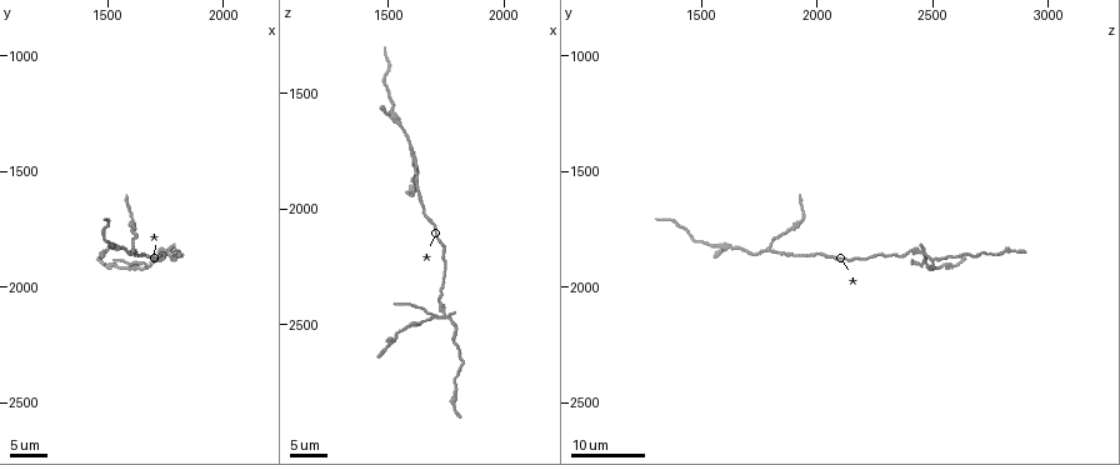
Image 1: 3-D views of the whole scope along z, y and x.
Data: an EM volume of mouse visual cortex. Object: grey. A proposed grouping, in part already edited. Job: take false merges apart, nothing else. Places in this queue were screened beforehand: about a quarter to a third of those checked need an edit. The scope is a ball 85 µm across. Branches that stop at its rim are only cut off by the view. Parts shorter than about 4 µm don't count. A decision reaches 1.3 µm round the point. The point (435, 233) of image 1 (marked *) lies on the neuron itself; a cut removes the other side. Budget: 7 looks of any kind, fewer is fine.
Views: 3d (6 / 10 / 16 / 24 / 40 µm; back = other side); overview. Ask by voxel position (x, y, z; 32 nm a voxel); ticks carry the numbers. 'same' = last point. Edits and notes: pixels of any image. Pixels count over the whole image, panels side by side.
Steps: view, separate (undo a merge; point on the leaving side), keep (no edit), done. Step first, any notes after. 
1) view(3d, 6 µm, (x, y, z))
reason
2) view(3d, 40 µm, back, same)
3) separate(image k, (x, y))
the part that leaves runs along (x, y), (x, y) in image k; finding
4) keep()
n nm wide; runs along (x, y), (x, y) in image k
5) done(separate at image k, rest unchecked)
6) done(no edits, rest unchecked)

view(3d, 16 µm, (1610, 1840, 1790))

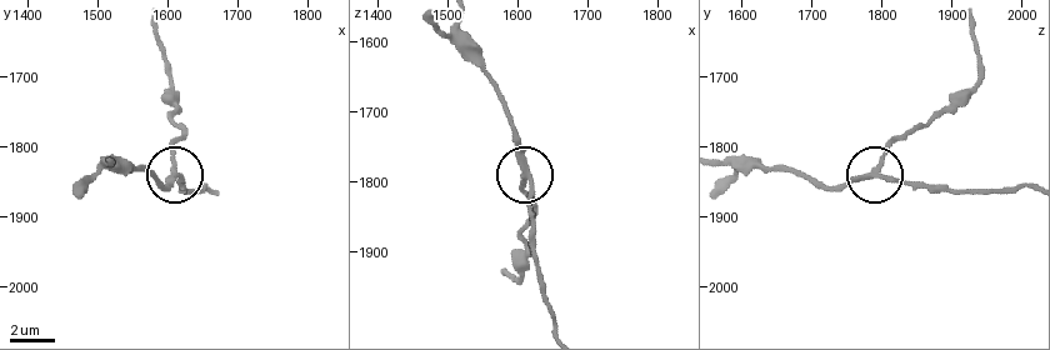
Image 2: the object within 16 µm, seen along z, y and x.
view(3d, 10 µm, (1610, 1835, 1795))

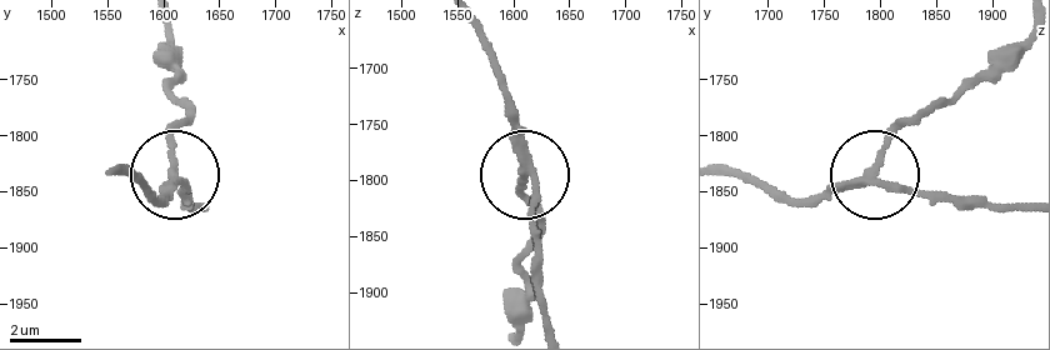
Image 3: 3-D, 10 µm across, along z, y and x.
separate(image 3, (173, 143))
220 nm wide; the part that leaves runs along (170, 181), (188, 119), (170, 89), (170, 24) in image 3; a second neuron is stuck on

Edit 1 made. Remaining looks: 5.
view(overview)
redraw

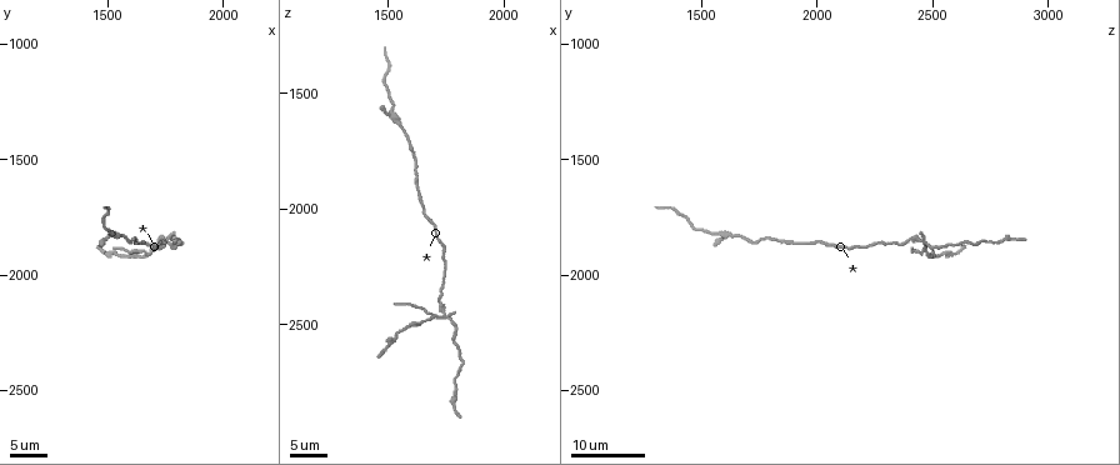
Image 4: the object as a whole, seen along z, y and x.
view(3d, 24 µm, (1510, 1830, 1550))
thick turns thin

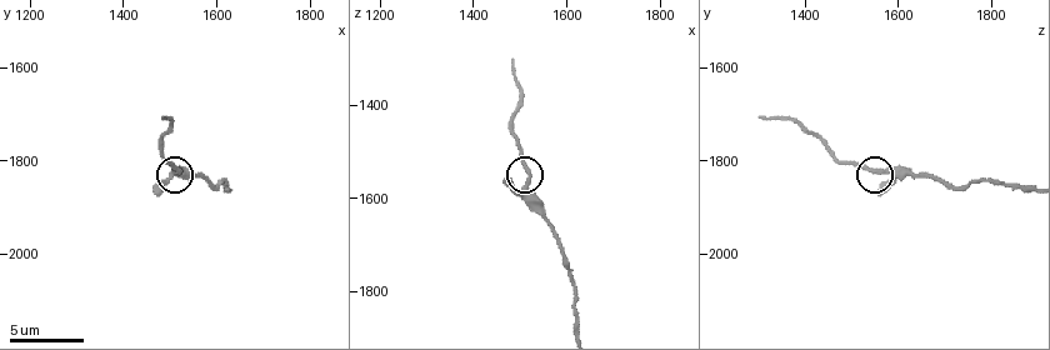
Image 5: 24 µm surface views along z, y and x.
view(3d, 6 µm, (1515, 1830, 1565))
closer look

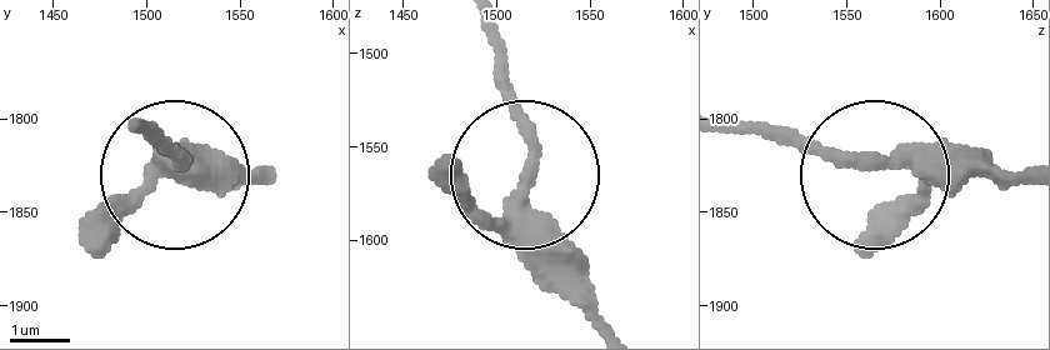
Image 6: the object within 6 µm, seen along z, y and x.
keep()
runs along (260, 176), (180, 171), (135, 126) in image 6; continuous, no second neuron

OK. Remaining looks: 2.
view(3d, 16 µm, (1740, 1860, 2480))

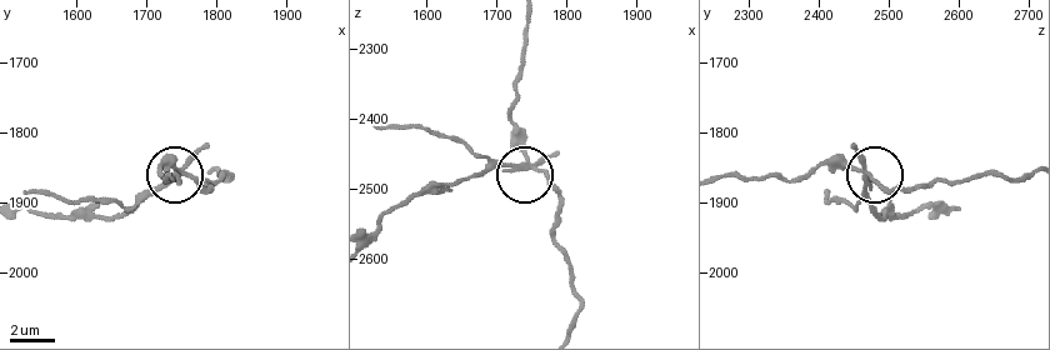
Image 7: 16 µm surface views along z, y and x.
view(3d, 6 µm, (1750, 1860, 2470))

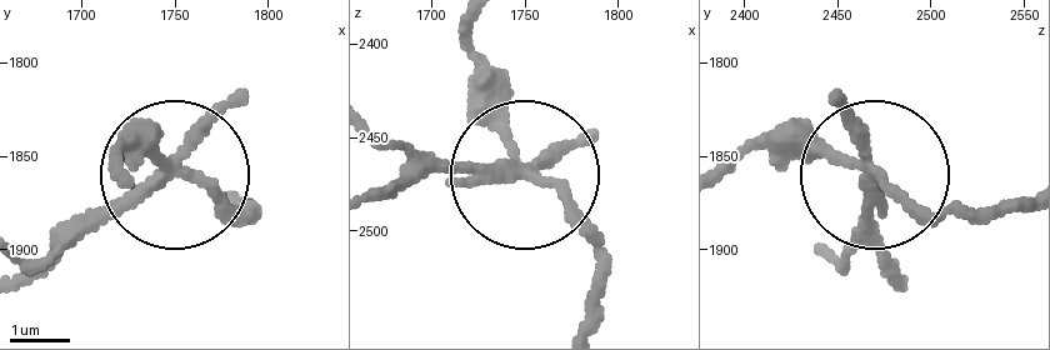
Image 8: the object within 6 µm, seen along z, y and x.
separate(image 8, (89, 208))
the part that leaves runs along (520, 164), (435, 164), (375, 198) in image 8; a second neuron is stuck on

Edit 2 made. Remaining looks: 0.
done(separate at image 3, separate at image 8, rest unchecked)

